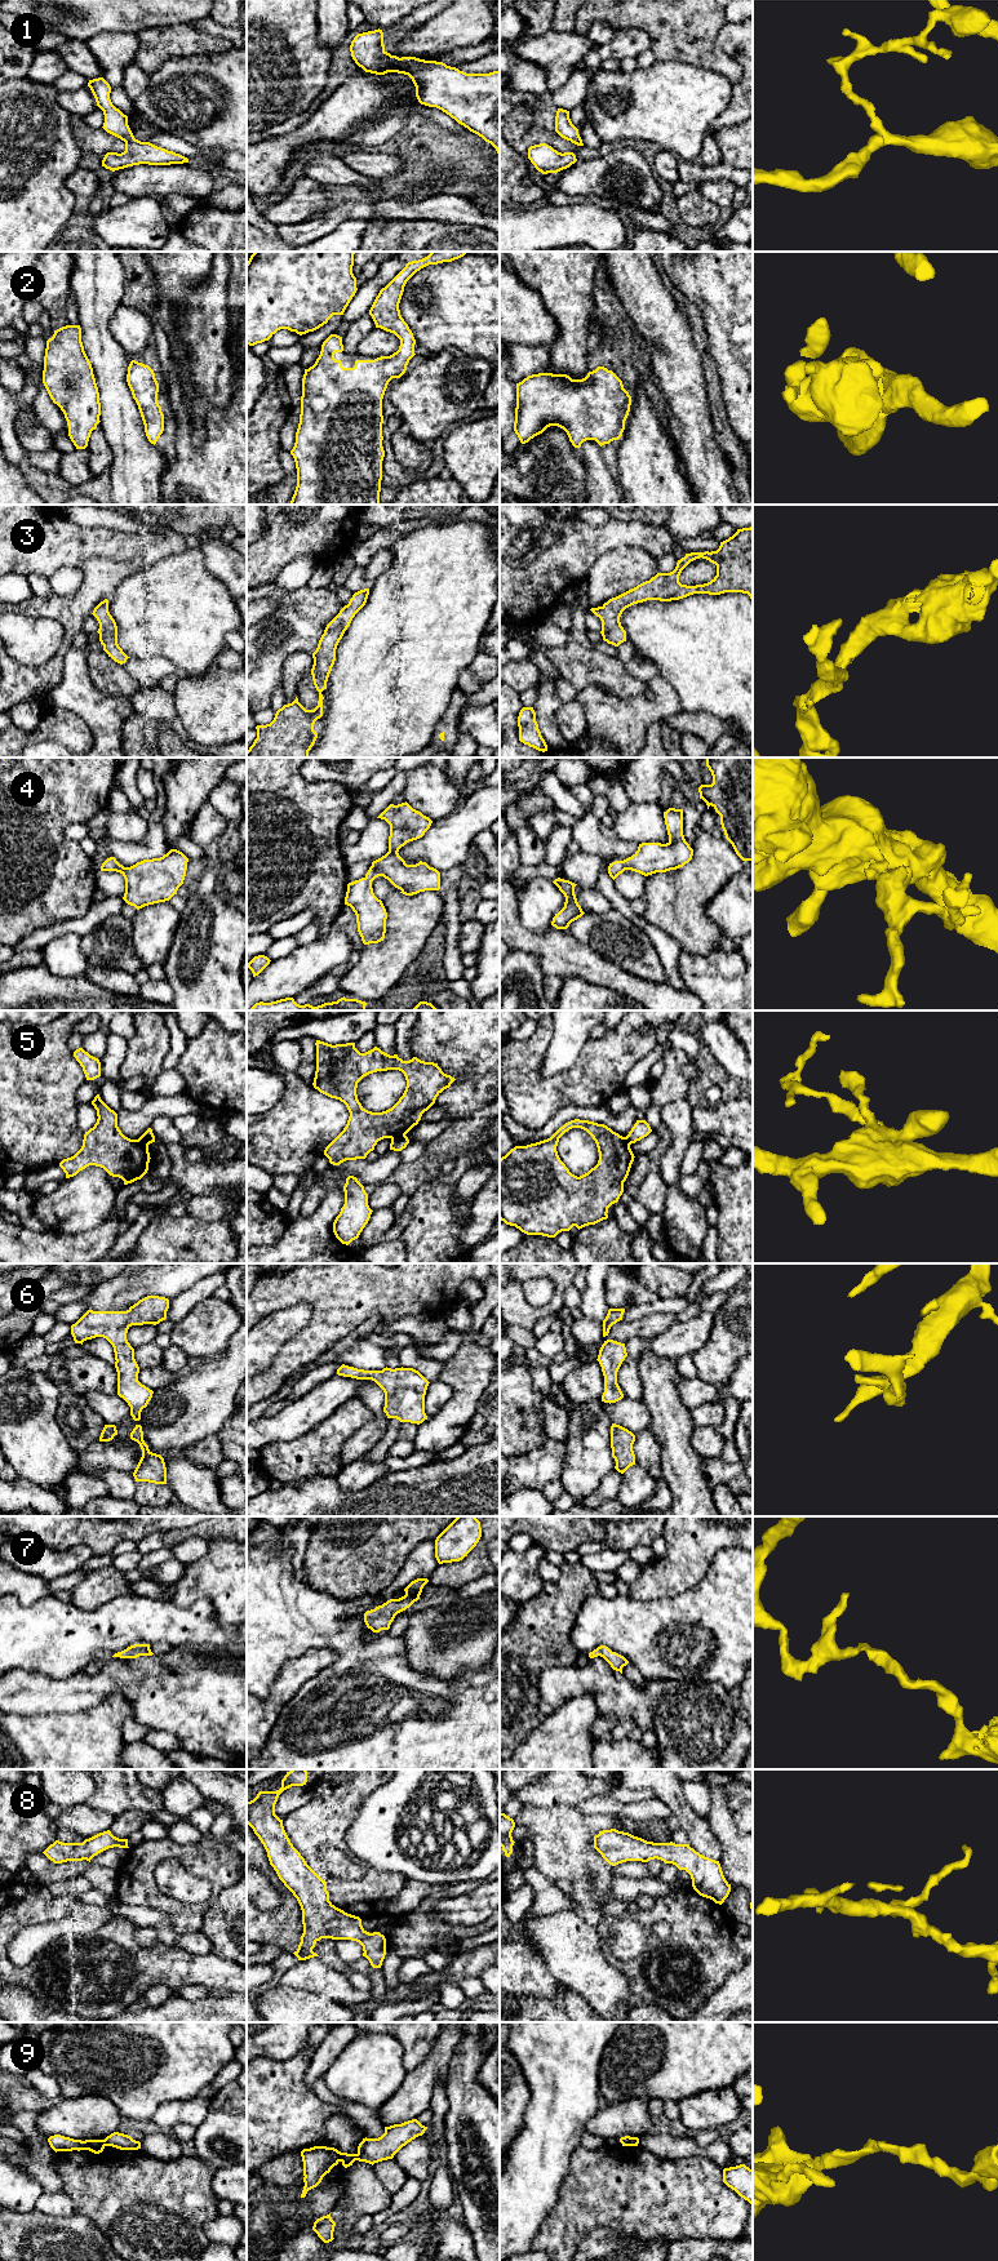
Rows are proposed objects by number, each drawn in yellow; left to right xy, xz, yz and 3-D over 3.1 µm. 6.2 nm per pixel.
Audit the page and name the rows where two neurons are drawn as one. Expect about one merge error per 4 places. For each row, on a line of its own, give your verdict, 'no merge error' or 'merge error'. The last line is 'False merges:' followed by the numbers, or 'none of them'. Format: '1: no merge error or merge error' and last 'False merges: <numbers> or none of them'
1: no merge error
2: no merge error
3: no merge error
4: no merge error
5: merge error
6: no merge error
7: no merge error
8: no merge error
9: merge error
False merges: 5, 9

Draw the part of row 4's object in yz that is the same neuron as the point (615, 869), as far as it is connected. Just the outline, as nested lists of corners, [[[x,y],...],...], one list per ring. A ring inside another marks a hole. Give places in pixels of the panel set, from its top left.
[[[669,808],[664,812],[664,818],[669,841],[642,843],[631,857],[609,863],[608,874],[613,880],[625,870],[648,876],[677,870],[692,859],[693,849],[683,835],[683,809]]]

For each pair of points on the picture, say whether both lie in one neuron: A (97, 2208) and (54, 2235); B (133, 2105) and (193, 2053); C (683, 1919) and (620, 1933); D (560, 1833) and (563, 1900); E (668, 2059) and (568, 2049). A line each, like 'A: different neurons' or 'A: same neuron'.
A: different neurons
B: same neuron
C: different neurons
D: different neurons
E: different neurons

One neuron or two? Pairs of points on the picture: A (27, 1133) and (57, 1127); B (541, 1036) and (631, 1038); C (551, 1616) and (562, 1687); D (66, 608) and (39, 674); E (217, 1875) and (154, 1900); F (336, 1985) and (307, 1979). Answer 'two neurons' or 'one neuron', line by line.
A: one neuron
B: one neuron
C: two neurons
D: one neuron
E: one neuron
F: one neuron

